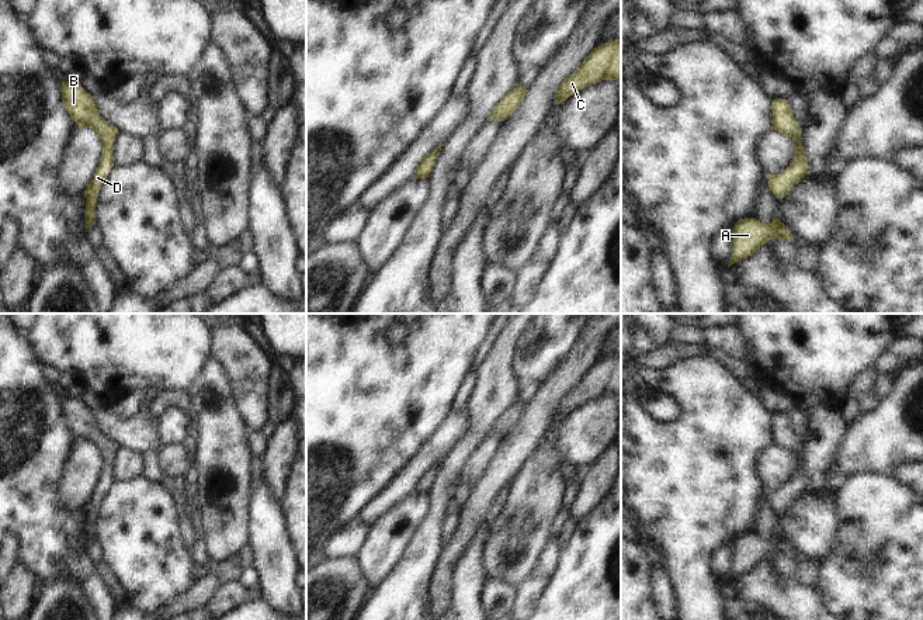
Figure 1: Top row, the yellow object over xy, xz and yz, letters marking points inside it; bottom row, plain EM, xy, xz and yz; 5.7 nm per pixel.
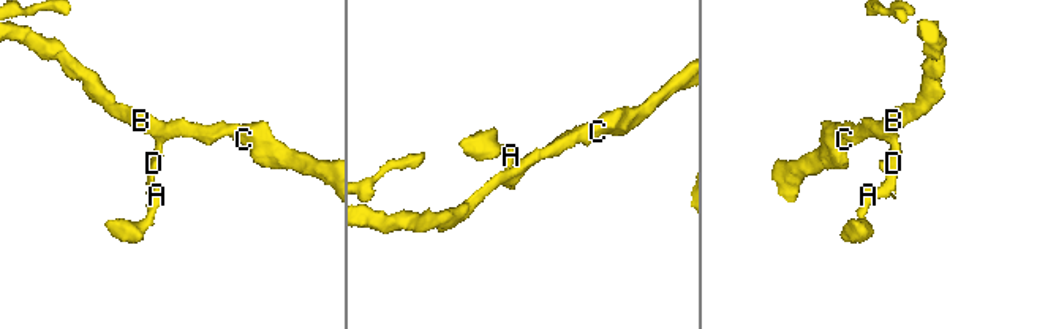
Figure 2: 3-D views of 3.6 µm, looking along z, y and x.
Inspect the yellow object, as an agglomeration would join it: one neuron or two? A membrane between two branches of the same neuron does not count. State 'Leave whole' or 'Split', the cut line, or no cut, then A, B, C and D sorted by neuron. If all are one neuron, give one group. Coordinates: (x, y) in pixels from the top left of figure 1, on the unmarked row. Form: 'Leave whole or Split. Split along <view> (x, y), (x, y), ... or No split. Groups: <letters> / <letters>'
Leave whole. No split. Groups: A B C D

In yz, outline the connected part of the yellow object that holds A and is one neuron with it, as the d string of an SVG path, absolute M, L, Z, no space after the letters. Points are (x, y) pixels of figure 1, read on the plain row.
M756 533L738 536L733 541L733 569L728 582L754 569L763 560L774 554L794 555L790 544L778 533L773 533L770 538L761 538Z

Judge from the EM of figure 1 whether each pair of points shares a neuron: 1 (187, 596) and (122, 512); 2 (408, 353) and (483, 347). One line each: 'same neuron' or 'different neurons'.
1: different neurons
2: different neurons

